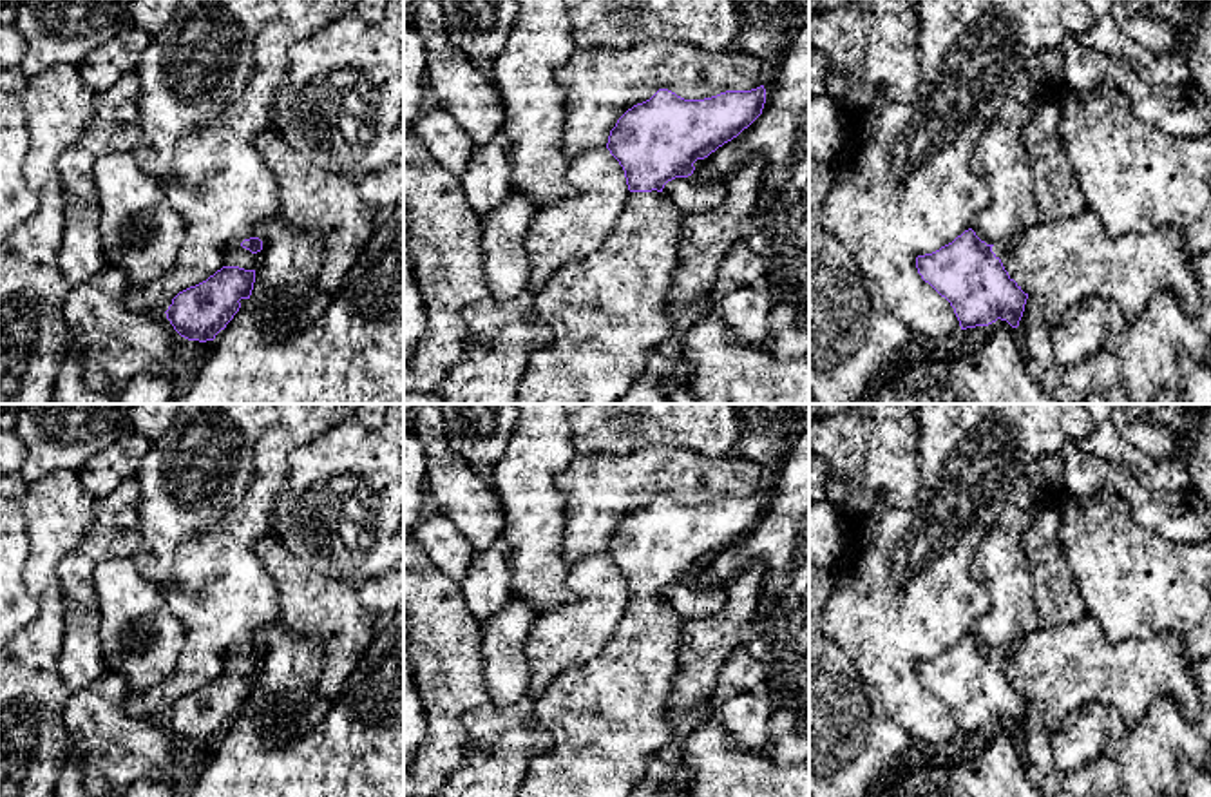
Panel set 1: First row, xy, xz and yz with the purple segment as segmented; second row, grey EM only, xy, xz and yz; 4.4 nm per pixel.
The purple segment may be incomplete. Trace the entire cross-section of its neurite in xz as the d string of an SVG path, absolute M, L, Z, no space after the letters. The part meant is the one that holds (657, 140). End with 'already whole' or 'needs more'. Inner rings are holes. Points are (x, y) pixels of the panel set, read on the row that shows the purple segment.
M764 85L751 91L726 91L704 100L684 100L659 89L617 120L606 149L625 170L630 190L626 205L597 250L559 266L534 293L534 310L552 328L554 341L529 359L518 384L516 404L615 404L643 377L648 351L672 335L666 306L684 217L663 188L675 178L691 176L697 159L708 158L748 129L762 114L764 103Z; needs more

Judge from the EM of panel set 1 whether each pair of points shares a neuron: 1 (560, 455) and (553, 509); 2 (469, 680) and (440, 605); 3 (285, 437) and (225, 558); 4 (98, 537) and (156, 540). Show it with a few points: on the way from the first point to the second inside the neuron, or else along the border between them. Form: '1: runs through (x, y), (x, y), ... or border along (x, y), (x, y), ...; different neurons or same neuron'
1: runs through (547, 468), (547, 497); same neuron
2: runs through (451, 662), (446, 656), (440, 624); same neuron
3: runs through (270, 468), (268, 484), (250, 518), (241, 528); same neuron
4: border along (142, 495), (138, 508), (140, 542), (131, 555); different neurons

